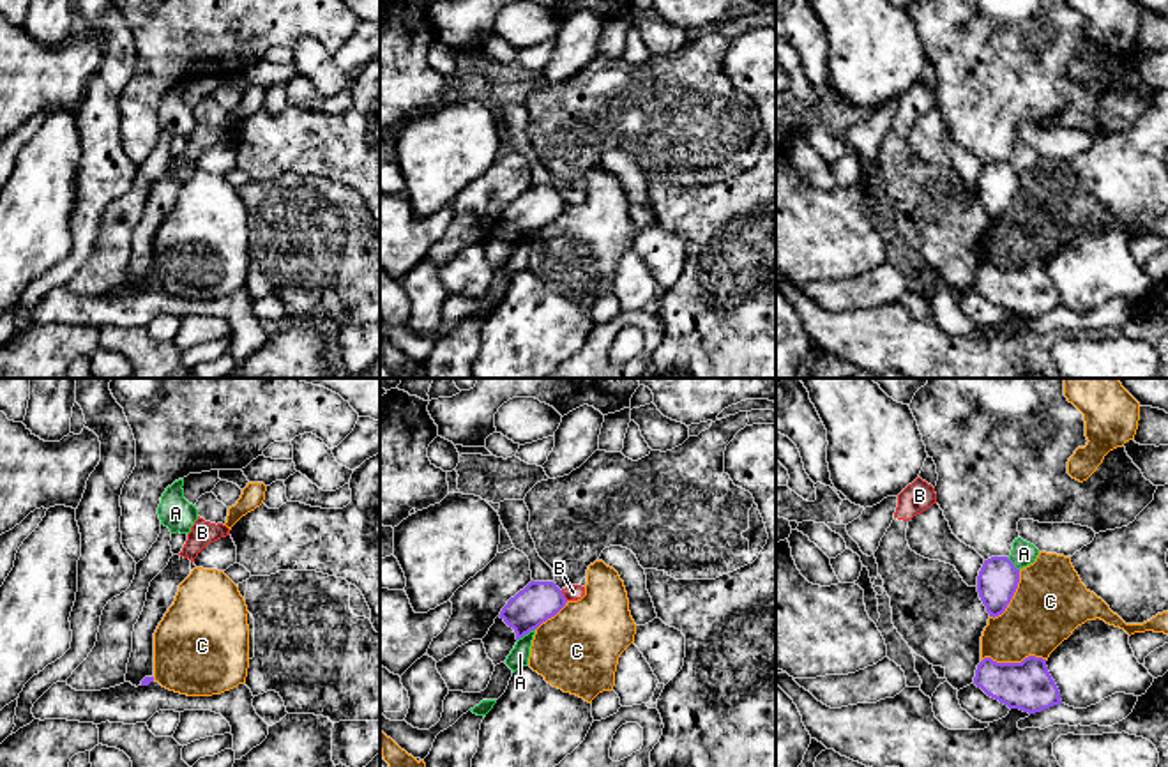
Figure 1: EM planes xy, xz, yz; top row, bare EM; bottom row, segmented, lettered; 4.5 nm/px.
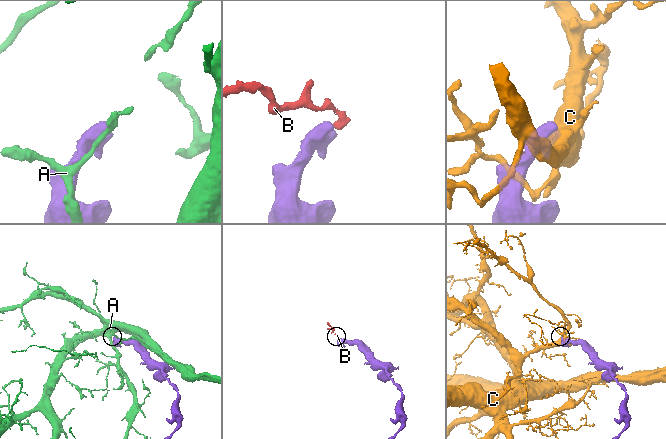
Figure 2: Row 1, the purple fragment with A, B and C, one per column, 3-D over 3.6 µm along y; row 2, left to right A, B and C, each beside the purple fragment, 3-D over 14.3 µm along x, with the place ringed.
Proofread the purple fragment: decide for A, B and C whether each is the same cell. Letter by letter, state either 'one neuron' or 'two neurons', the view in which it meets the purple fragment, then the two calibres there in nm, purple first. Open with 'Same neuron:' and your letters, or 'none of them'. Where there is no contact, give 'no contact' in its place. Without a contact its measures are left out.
Same neuron: none of them
A: two neurons | xz | 180/90 nm
B: two neurons | xz | 180/70 nm
C: two neurons | yz | 220/300 nm

